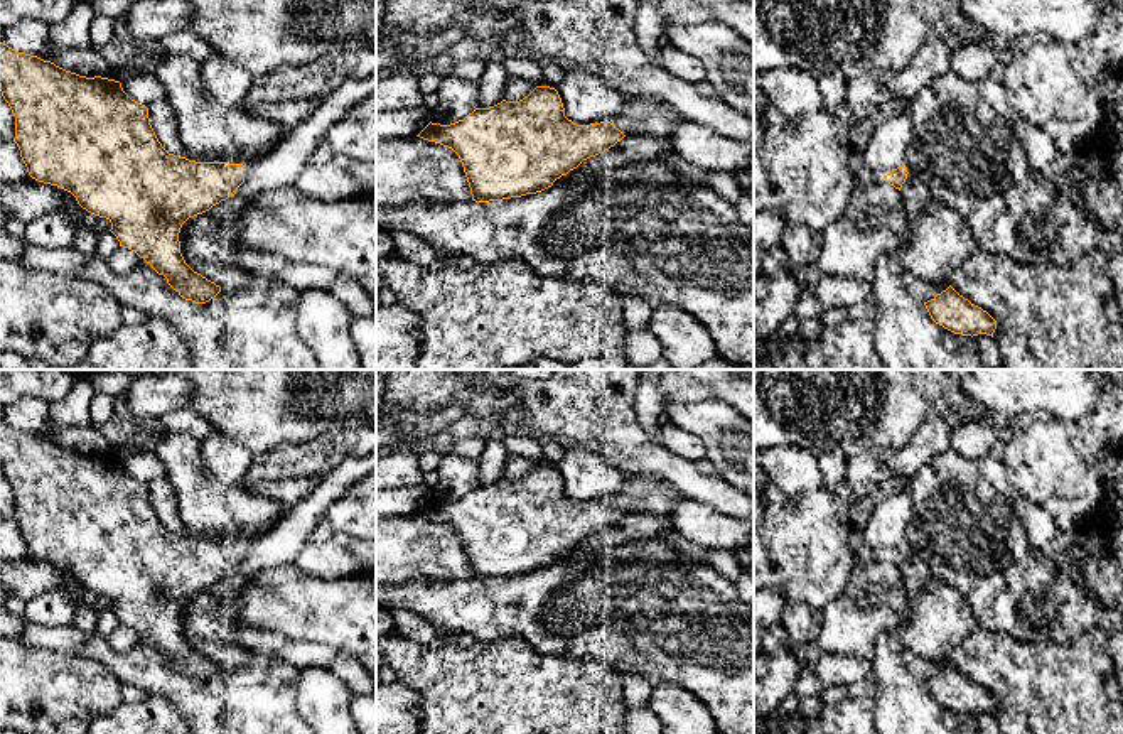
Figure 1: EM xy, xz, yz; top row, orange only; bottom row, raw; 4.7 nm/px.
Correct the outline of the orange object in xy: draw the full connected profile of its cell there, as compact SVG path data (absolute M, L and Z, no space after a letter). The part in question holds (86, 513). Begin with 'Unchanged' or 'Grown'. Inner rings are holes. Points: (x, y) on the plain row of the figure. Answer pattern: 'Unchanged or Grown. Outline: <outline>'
Unchanged. Outline: M0 420L0 469L15 494L15 516L20 535L32 557L71 570L88 591L106 596L120 624L135 629L185 678L206 682L221 665L194 650L180 631L182 602L234 574L244 560L244 543L228 540L196 540L169 532L159 520L148 496L148 486L132 478L120 459L86 456L66 449L51 439L19 430Z

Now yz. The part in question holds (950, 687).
Unchanged. Outline: M951 663L924 683L936 702L954 712L993 715L997 707L997 699L986 688L959 673Z

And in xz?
Unchanged. Outline: M536 464L519 479L476 486L450 503L428 501L416 515L452 526L464 545L472 579L489 580L536 572L577 547L583 538L604 532L626 513L610 499L577 503L565 494L555 466Z

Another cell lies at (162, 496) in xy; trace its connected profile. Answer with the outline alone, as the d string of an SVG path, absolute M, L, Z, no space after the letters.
M167 476L152 479L147 483L150 503L162 521L162 525L174 533L185 535L187 530L182 523L179 506L177 506L177 494L169 481Z

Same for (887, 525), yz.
M909 486L884 496L863 526L862 545L855 550L855 569L865 567L877 560L875 552L879 548L905 543L907 525L912 516L914 508Z

